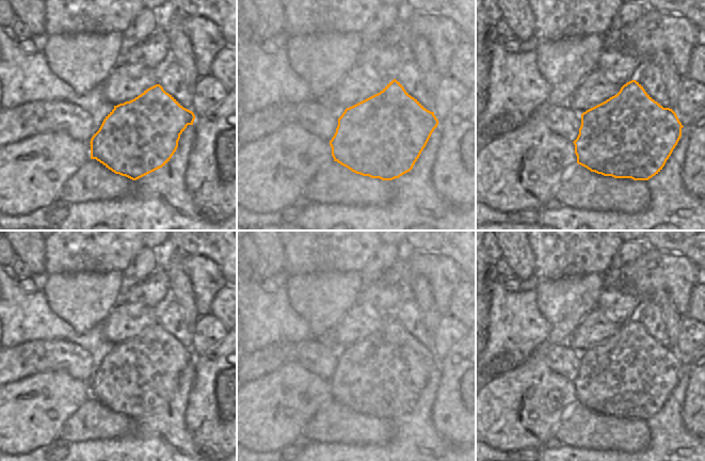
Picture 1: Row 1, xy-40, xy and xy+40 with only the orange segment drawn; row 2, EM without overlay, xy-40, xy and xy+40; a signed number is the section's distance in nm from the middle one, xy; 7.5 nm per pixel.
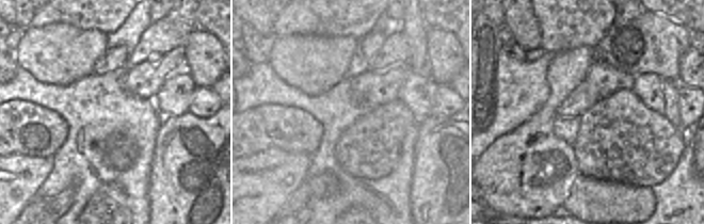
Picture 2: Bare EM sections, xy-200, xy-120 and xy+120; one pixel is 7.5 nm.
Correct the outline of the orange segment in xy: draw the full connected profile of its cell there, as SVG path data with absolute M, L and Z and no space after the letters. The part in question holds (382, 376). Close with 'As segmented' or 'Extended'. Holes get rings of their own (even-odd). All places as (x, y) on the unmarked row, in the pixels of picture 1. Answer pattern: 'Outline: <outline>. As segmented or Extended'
Outline: M394 318L380 332L345 349L338 357L332 347L319 340L269 345L238 355L237 380L254 381L277 368L297 362L309 372L330 381L334 400L356 413L392 419L410 411L438 364L434 351L427 349Z. Extended.

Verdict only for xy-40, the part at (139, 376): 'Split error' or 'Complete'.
Split error.

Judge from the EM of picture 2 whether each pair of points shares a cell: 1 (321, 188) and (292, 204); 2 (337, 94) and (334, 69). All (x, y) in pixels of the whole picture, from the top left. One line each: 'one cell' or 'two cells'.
1: one cell
2: two cells

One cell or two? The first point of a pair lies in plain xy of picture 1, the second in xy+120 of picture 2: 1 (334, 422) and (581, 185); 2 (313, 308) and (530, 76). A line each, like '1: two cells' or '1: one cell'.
1: one cell
2: two cells

